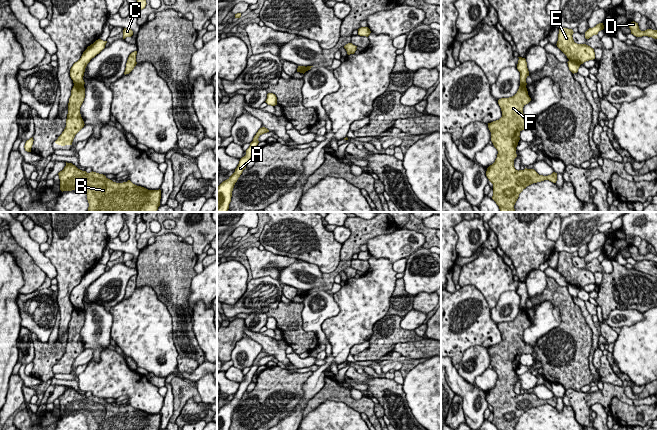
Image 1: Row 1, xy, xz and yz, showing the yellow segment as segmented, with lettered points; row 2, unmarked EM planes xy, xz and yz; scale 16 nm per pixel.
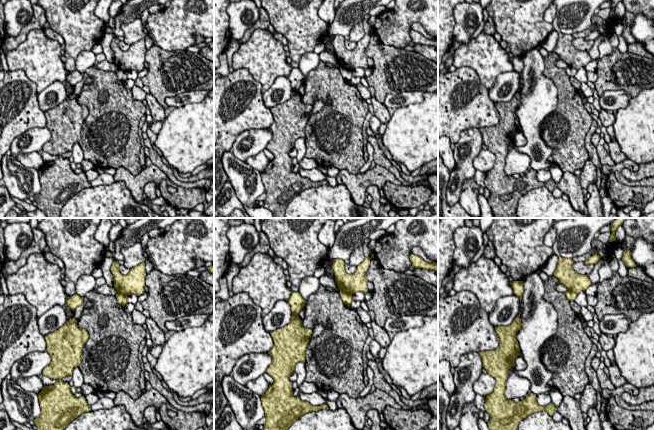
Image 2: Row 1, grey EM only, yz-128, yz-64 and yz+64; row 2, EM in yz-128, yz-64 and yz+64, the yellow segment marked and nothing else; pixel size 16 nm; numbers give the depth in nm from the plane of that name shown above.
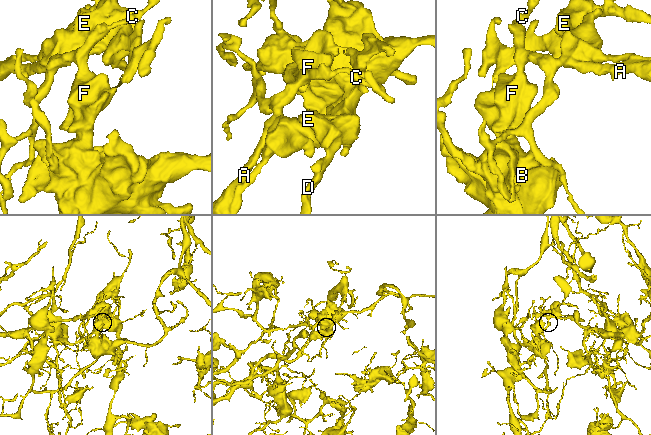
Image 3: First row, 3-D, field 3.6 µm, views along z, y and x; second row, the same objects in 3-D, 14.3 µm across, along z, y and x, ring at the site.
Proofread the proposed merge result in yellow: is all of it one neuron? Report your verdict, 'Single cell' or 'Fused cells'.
Fused cells

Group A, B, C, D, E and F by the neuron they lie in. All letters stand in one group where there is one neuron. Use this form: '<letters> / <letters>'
A C / B D E F

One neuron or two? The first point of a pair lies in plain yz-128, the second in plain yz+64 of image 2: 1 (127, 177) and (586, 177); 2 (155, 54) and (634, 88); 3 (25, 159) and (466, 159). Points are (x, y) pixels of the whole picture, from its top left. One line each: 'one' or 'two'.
1: two
2: one
3: two

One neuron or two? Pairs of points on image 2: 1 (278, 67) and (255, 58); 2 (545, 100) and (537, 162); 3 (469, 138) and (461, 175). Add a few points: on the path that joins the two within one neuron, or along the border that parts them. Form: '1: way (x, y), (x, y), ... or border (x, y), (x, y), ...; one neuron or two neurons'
1: way (272, 63), (265, 58), (261, 58); one neuron
2: way (533, 115), (532, 147); one neuron
3: way (470, 147), (471, 151), (464, 160), (464, 166); one neuron

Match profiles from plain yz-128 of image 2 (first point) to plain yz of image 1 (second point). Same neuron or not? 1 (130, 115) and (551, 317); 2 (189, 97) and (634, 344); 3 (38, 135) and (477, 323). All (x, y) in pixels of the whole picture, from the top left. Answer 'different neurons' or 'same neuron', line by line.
1: different neurons
2: different neurons
3: different neurons

